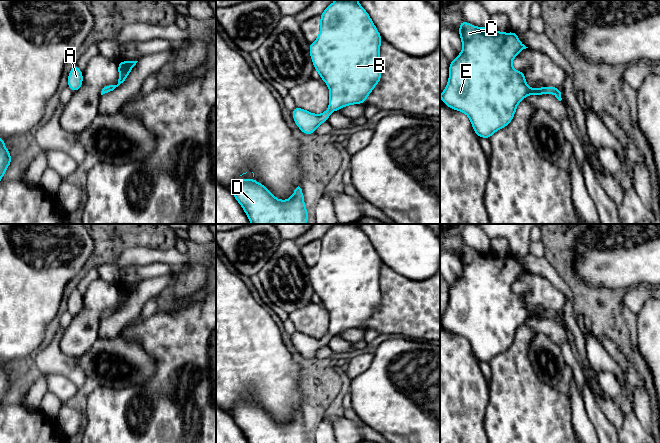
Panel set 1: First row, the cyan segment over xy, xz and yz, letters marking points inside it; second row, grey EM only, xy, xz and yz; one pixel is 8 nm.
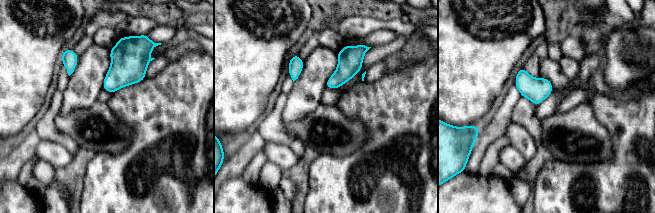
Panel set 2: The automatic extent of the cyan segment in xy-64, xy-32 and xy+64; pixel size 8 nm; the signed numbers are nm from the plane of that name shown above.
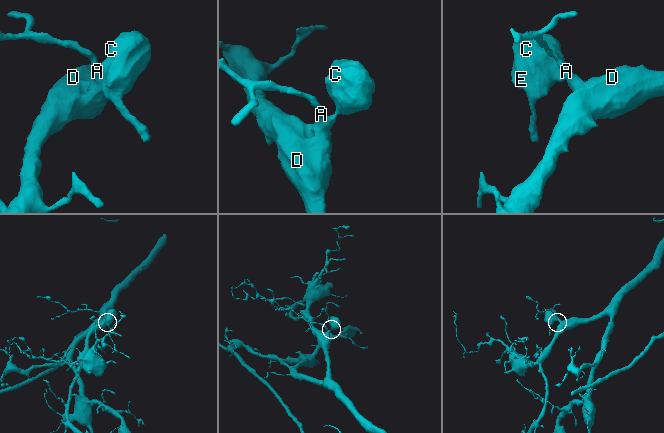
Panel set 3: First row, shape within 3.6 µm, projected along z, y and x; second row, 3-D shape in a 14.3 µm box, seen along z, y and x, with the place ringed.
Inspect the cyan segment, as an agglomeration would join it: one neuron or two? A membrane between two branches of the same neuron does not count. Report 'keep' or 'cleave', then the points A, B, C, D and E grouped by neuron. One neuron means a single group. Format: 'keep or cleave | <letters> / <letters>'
keep | A B C D E

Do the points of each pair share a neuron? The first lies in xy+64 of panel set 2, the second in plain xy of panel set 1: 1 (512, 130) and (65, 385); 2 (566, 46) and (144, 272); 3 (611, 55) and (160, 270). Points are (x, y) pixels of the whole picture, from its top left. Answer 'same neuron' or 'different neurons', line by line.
1: different neurons
2: same neuron
3: different neurons

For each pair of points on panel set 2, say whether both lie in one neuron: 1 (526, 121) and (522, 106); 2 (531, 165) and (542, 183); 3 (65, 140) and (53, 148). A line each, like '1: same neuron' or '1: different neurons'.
1: same neuron
2: different neurons
3: different neurons

